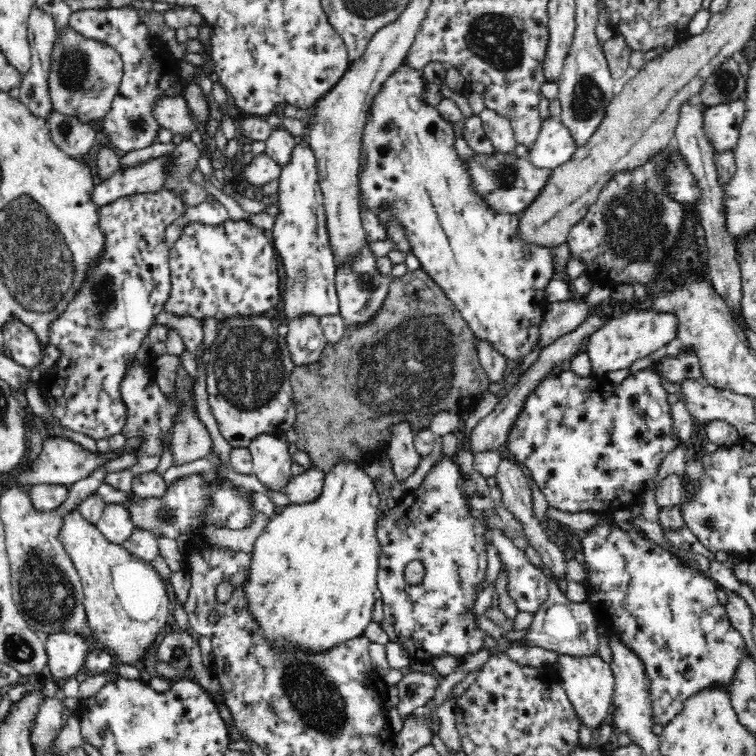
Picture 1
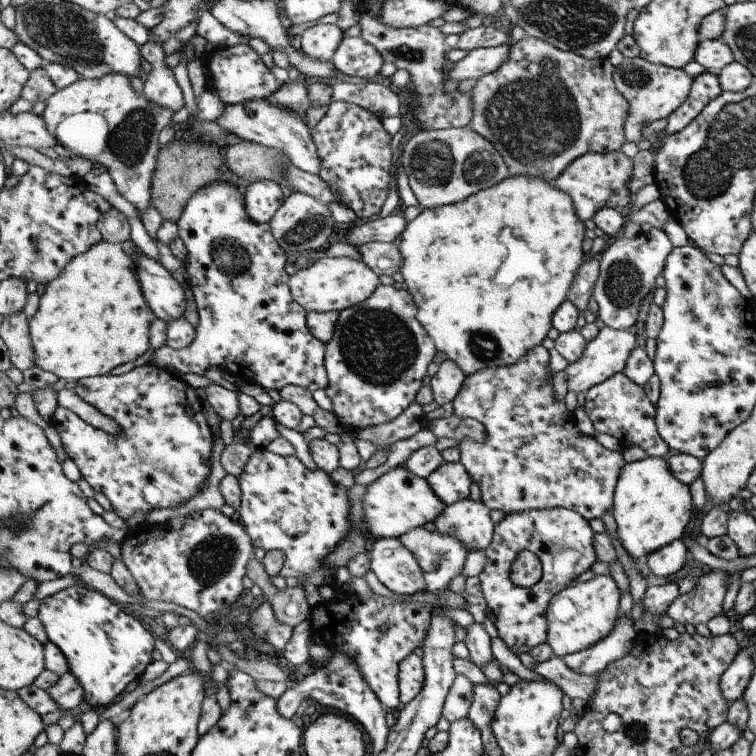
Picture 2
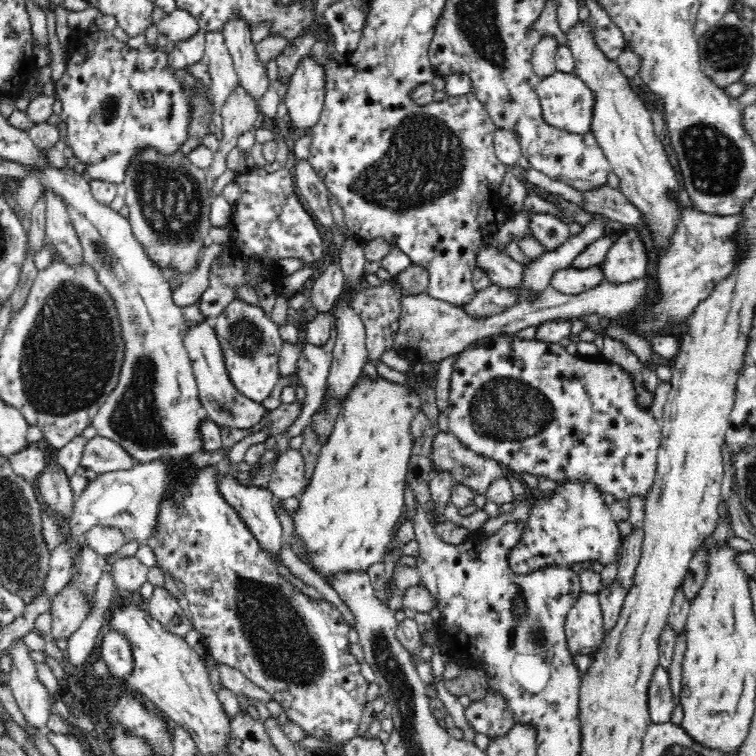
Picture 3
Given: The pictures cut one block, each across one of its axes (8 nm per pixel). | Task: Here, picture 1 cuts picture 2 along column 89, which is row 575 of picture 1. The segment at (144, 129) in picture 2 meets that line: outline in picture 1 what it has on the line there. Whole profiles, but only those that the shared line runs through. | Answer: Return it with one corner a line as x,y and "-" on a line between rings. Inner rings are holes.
77,510
69,512
63,520
59,539
72,559
77,573
80,575
84,591
84,612
86,622
95,634
96,646
108,650
116,664
134,666
142,658
148,656
148,650
156,642
158,636
167,628
170,616
171,600
166,594
166,582
154,570
150,561
140,560
128,552
121,544
114,544
97,529
97,525
88,523

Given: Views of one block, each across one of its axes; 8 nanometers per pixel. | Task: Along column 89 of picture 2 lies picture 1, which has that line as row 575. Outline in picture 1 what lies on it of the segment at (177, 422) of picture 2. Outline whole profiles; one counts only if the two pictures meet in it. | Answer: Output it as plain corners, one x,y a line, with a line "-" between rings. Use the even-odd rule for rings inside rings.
441,457
436,461
431,468
431,471
426,475
425,479
415,490
409,490
407,493
399,493
388,510
380,511
379,522
377,524
377,535
381,544
379,569
377,572
377,588
380,590
383,600
383,612
384,616
381,620
381,626
388,635
389,641
396,644
400,644
404,647
404,650
408,652
408,656
413,661
418,663
432,662
442,655
451,655
458,659
458,661
477,653
484,648
485,631
480,630
476,625
475,614
471,613
472,608
475,606
475,601
479,595
479,592
483,590
480,588
480,584
484,581
485,573
487,569
487,556
486,556
486,543
484,543
484,532
488,528
483,524
480,518
474,513
469,506
468,497
462,494
459,484
464,478
464,475
459,468
459,465
455,461
455,457
-
418,564
424,567
424,578
422,578
420,584
409,585
404,580
404,567
409,565

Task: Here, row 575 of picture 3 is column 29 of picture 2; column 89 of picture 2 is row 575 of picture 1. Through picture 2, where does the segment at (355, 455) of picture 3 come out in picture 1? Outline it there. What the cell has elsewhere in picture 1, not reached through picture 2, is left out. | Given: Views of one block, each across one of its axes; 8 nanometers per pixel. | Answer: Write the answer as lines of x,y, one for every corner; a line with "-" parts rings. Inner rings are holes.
339,459
324,474
324,484
316,500
284,506
280,514
269,520
254,543
245,593
251,613
260,623
263,634
273,640
276,649
296,647
324,653
366,630
372,621
372,608
376,601
374,592
381,551
377,535
378,508
380,496
374,479
366,474
362,464

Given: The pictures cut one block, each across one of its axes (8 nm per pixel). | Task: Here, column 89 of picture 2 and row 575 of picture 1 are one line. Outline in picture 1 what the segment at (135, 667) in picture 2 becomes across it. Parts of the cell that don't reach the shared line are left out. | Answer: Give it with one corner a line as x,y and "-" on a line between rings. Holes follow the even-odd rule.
596,522
592,526
589,534
584,538
580,538
580,548
584,554
586,561
587,573
587,600
591,605
594,616
598,620
601,630
607,631
612,637
620,639
626,647
630,648
632,653
635,653
642,659
642,663
646,665
646,673
648,673
648,681
650,681
650,699
652,699
652,709
654,709
654,723
662,726
668,725
679,714
684,703
690,696
697,694
701,689
712,687
713,685
724,685
729,688
733,682
734,674
738,669
741,657
745,656
745,640
739,630
732,626
729,619
726,607
720,605
720,600
716,595
719,588
718,584
710,578
707,573
703,573
698,568
686,567
682,565
670,551
662,549
656,543
650,542
648,539
633,532
626,532
621,526
614,526
612,522

